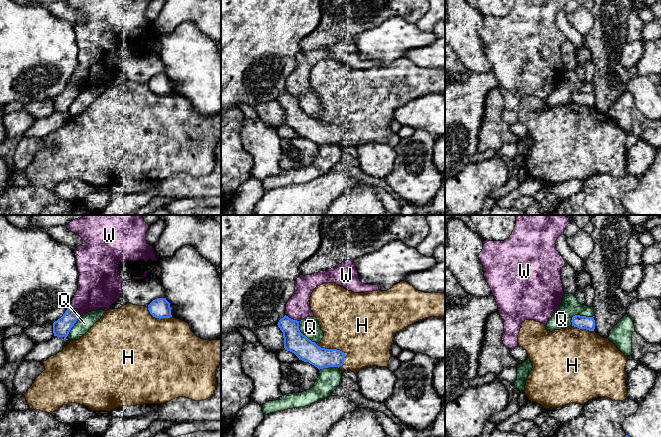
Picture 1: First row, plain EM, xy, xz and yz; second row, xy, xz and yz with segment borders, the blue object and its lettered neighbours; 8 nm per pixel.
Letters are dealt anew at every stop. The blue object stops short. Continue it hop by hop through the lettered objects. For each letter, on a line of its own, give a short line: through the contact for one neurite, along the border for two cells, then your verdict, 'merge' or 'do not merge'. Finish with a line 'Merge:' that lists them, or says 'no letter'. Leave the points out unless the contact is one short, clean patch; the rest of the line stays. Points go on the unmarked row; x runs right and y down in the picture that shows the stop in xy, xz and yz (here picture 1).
H: do not merge
Q: do not merge
W: do not merge
Merge: no letter

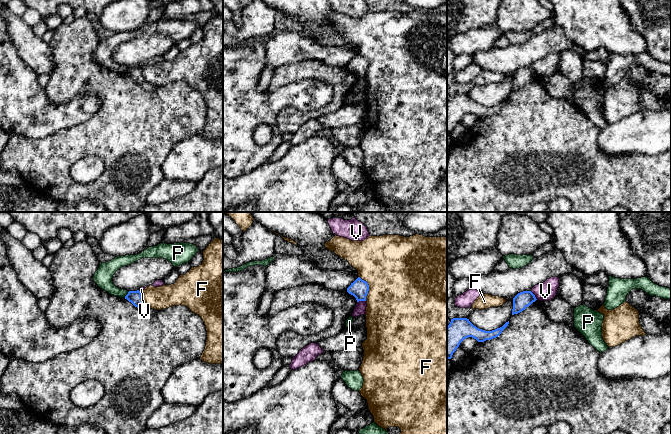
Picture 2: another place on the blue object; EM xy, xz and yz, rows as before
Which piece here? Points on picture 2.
F: line xz (358, 52), (368, 61), (366, 76); do not merge
P: line xy (129, 67), (124, 73); do not merge
V: line xz (365, 76), (357, 78); do not merge
Merge: no letter

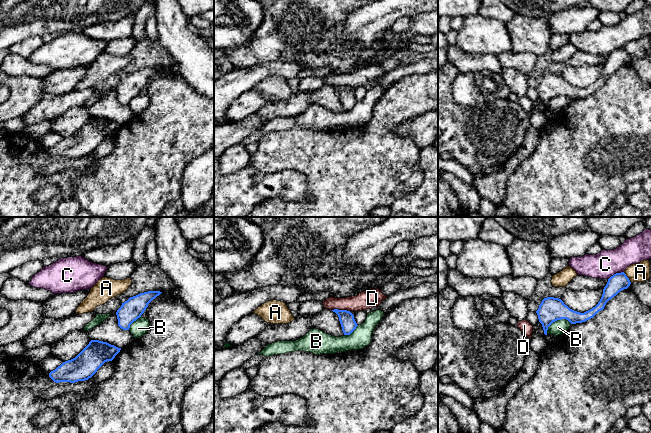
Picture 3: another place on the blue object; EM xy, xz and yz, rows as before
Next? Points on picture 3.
A: line yz (623, 48), (631, 58); do not merge
B: do not merge
C: line yz (623, 47), (614, 49), (608, 55); do not merge
D: line xz (332, 85), (346, 85), (350, 88); do not merge
Merge: no letter

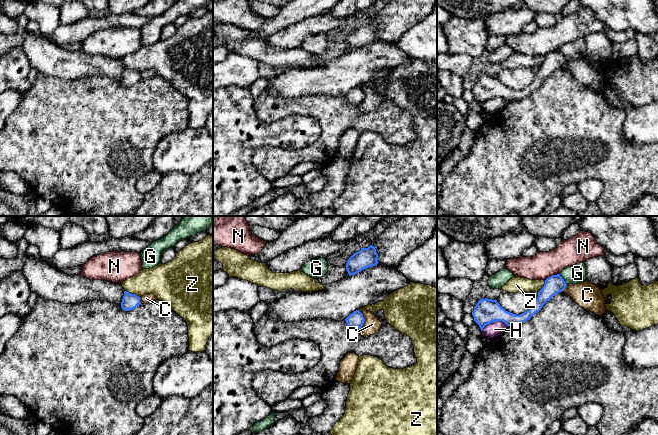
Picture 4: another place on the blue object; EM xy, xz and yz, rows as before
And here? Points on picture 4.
C: do not merge
G: line yz (559, 50), (567, 60); do not merge
H: do not merge
N: line yz (559, 49), (552, 50), (545, 56); do not merge
Z: line xy (125, 66), (139, 73); do not merge
Merge: no letter

